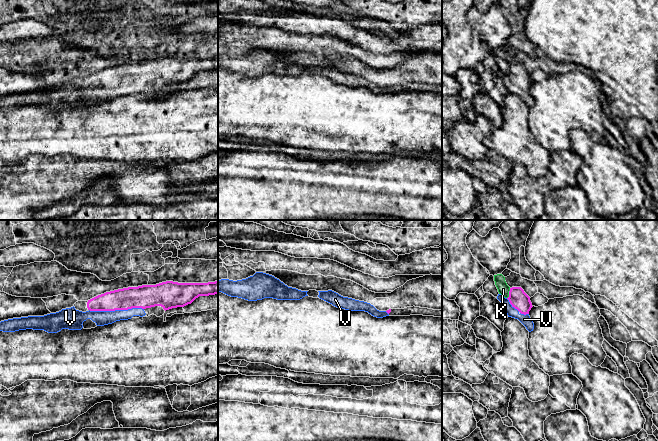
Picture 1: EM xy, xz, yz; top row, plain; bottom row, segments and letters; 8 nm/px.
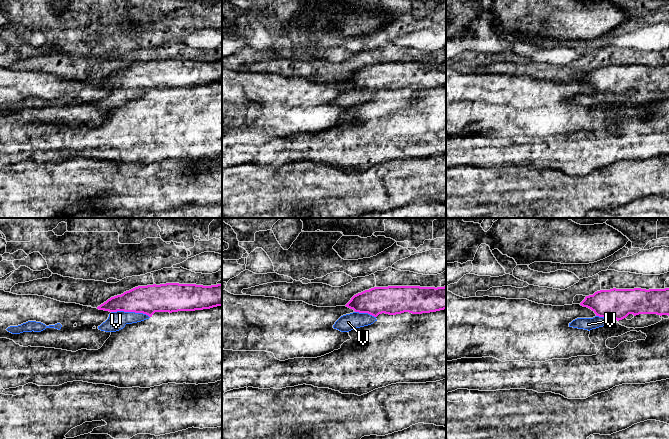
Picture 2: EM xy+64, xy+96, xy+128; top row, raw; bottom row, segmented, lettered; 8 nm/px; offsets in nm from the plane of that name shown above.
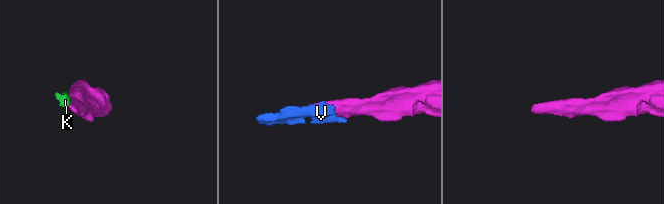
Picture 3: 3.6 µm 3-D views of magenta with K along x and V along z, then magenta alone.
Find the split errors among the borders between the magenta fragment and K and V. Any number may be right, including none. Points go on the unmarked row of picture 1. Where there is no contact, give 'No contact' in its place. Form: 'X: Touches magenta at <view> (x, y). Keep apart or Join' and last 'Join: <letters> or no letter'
K: Touches magenta at yz (509, 69). Keep apart
V: Touches magenta at xy (116, 85). Join
Join: V

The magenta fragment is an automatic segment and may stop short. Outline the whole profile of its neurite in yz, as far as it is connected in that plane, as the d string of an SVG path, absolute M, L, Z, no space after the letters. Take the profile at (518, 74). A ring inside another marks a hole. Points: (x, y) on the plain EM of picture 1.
M512 63L508 74L498 70L497 75L503 81L508 93L518 95L529 108L533 107L534 99L529 92L533 82L530 73L521 63Z

